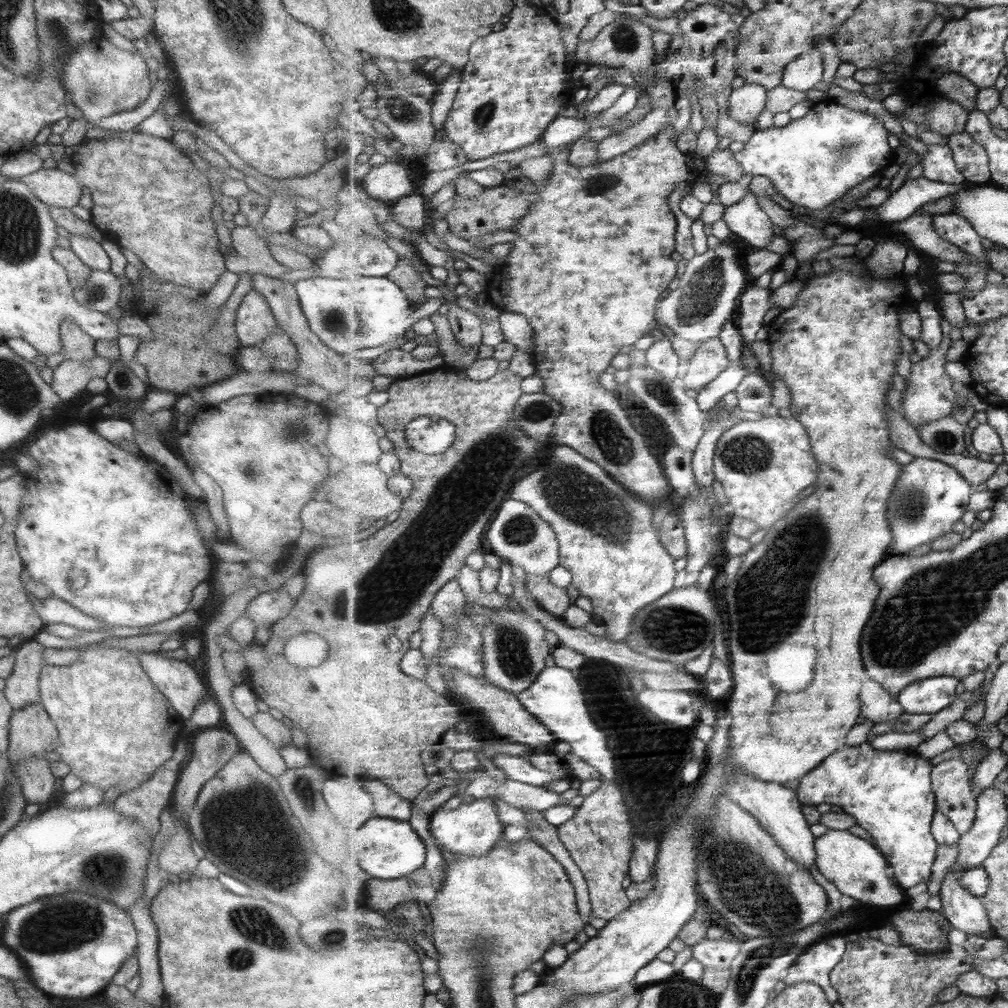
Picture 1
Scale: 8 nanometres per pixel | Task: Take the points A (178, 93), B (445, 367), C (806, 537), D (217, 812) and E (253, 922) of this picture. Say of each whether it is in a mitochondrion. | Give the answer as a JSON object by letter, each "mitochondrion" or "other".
{"A":"other","B":"other","C":"mitochondrion","D":"mitochondrion","E":"mitochondrion"}

